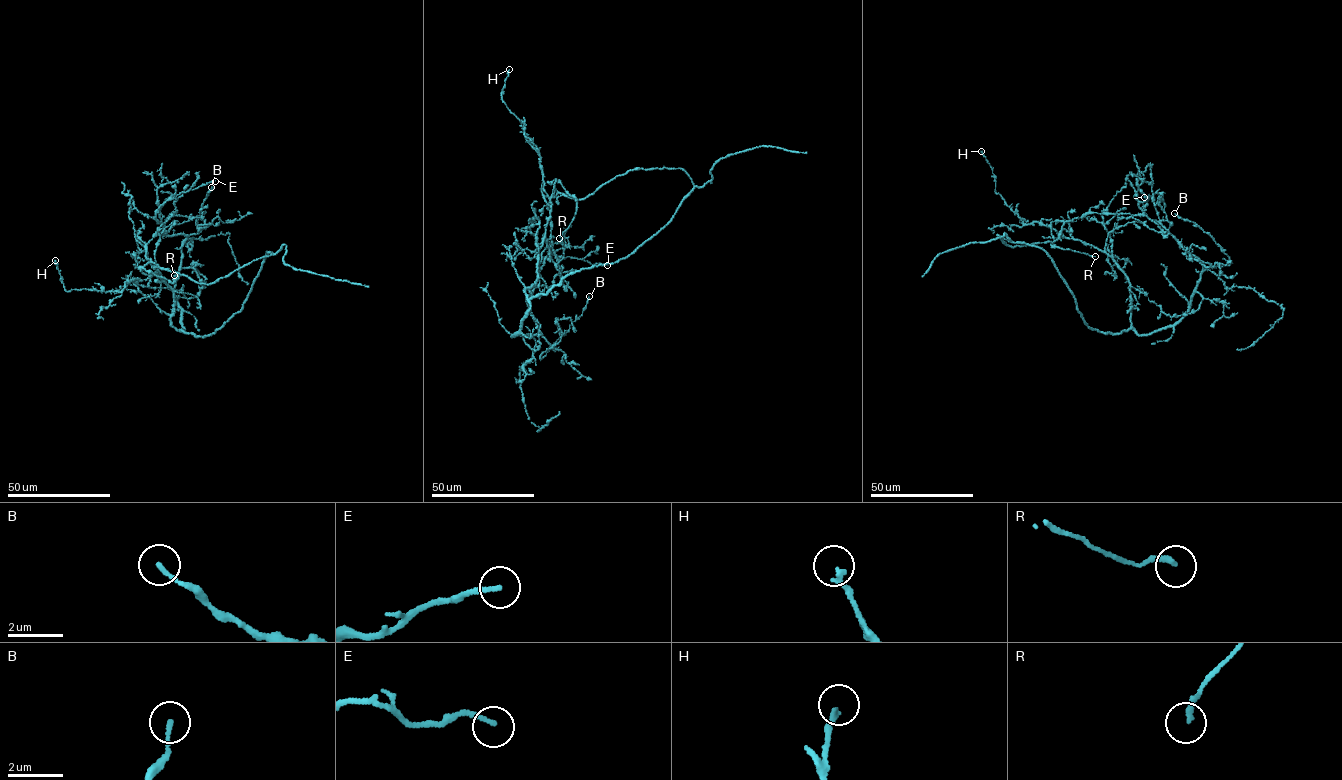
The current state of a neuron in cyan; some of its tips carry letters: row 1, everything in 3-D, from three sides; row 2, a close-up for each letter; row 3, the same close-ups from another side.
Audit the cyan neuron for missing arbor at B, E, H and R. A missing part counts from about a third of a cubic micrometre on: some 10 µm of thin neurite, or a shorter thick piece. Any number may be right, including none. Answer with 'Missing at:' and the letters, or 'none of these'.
Missing at: none of these

